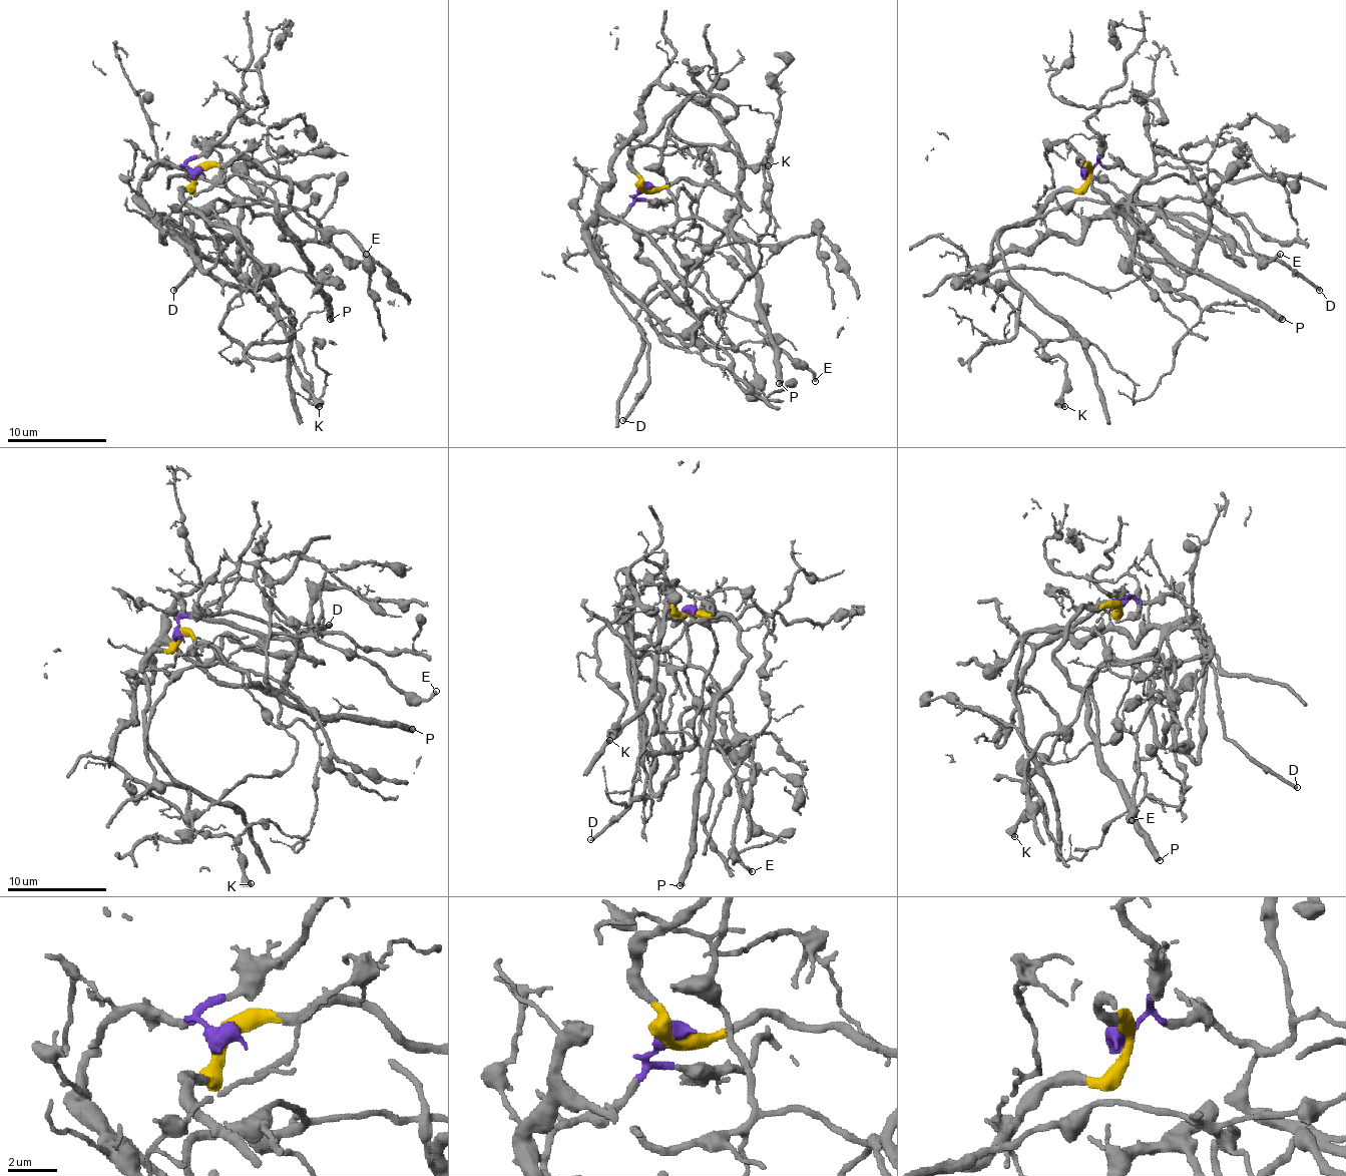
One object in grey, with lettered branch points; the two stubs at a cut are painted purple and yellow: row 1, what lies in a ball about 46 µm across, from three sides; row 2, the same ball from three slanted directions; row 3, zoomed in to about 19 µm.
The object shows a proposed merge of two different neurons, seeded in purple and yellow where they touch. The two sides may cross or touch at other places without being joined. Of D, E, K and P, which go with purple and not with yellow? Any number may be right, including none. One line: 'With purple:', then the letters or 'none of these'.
With purple: D, E, K

